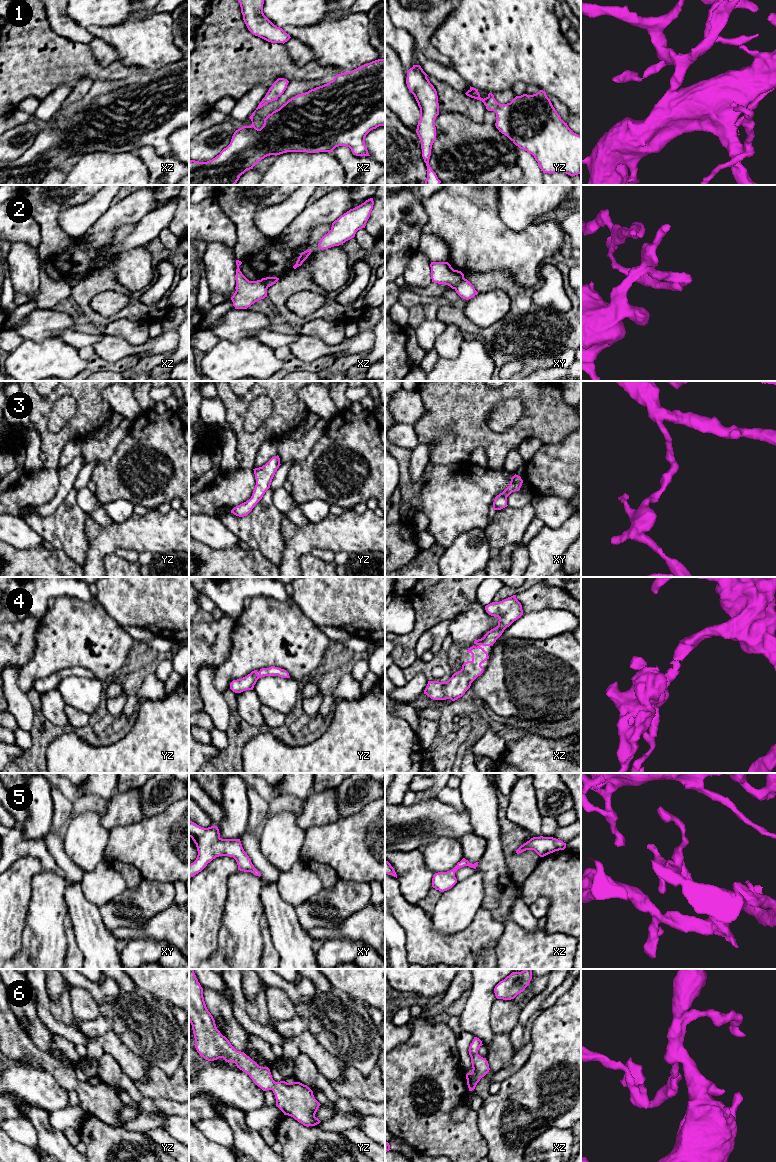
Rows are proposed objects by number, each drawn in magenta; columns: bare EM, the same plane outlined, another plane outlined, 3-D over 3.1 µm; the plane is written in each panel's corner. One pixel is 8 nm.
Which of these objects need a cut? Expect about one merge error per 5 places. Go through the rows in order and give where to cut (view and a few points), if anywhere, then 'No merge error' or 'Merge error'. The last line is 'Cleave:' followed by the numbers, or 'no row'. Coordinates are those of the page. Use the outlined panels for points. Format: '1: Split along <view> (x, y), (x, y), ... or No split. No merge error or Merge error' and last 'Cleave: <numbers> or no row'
1: No split. No merge error
2: Split along xy (463, 277), (454, 288). Merge error
3: No split. No merge error
4: No split. No merge error
5: No split. No merge error
6: No split. No merge error
Cleave: 2

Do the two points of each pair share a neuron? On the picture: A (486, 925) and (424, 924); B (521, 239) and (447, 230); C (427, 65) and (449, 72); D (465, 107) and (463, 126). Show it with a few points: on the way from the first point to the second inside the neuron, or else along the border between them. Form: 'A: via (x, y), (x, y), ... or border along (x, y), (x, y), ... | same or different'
A: via (470, 940), (437, 940) | same
B: via (503, 239), (480, 239), (471, 230), (465, 230) | same
C: via (432, 68), (444, 72) | same
D: border along (441, 113), (462, 113), (476, 122), (483, 122) | different

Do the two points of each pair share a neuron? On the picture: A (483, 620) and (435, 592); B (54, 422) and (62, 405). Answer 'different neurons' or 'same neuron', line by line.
A: different neurons
B: same neuron

